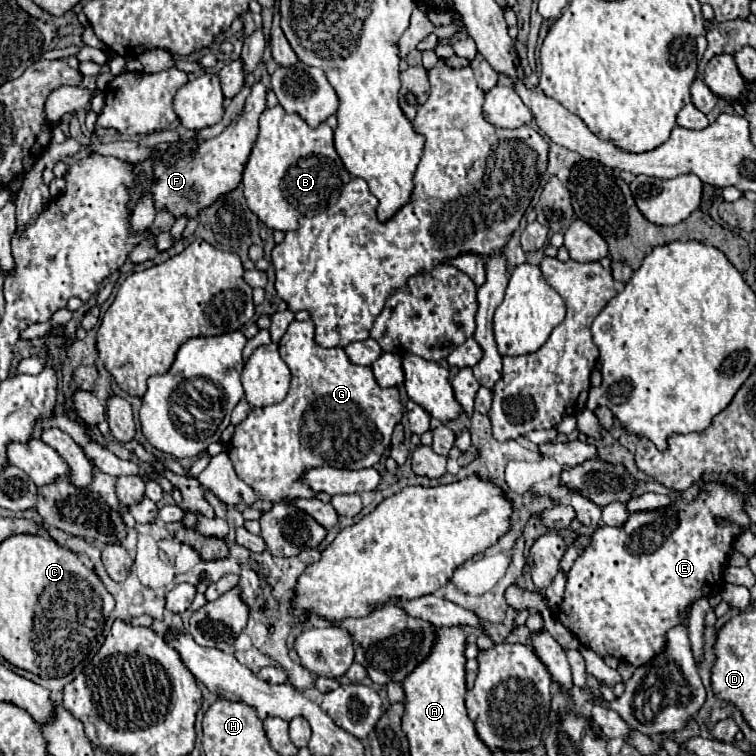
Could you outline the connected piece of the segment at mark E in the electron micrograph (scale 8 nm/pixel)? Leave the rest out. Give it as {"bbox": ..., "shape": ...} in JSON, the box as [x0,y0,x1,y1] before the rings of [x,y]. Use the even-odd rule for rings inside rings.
{"bbox":[558,483,750,667],"shape":[[[708,483],[692,503],[676,501],[676,505],[664,509],[632,513],[622,527],[598,527],[594,535],[590,535],[590,545],[568,571],[564,599],[558,607],[558,621],[574,633],[584,647],[590,647],[600,657],[612,655],[634,667],[646,665],[654,655],[666,649],[668,629],[688,623],[682,611],[694,601],[722,589],[722,575],[728,561],[726,555],[732,551],[736,537],[750,525],[742,505],[742,495],[728,491],[724,485]],[[716,517],[728,517],[730,523],[718,525]]]}

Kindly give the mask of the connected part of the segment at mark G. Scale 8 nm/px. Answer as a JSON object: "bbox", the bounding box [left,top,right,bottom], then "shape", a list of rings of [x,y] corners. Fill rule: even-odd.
{"bbox":[228,321,402,501],"shape":[[[292,321],[288,331],[284,333],[284,337],[280,339],[280,357],[286,361],[290,373],[292,373],[292,385],[290,385],[290,391],[286,395],[286,399],[282,403],[276,403],[276,405],[268,405],[268,407],[260,407],[260,409],[252,409],[248,413],[248,417],[236,425],[236,431],[234,431],[234,437],[230,439],[230,445],[228,445],[228,457],[232,457],[232,465],[236,469],[236,475],[254,489],[256,497],[260,501],[286,501],[286,499],[308,499],[308,487],[306,483],[302,481],[302,475],[304,475],[304,469],[312,469],[312,467],[334,467],[334,469],[364,469],[364,467],[374,467],[380,457],[384,455],[384,451],[390,447],[390,435],[394,431],[394,425],[402,419],[402,403],[400,403],[400,393],[396,387],[378,387],[376,379],[374,379],[374,373],[370,367],[358,367],[354,363],[350,363],[348,355],[344,353],[342,347],[332,347],[332,349],[324,349],[320,347],[316,341],[314,341],[314,323],[312,321]]]}

